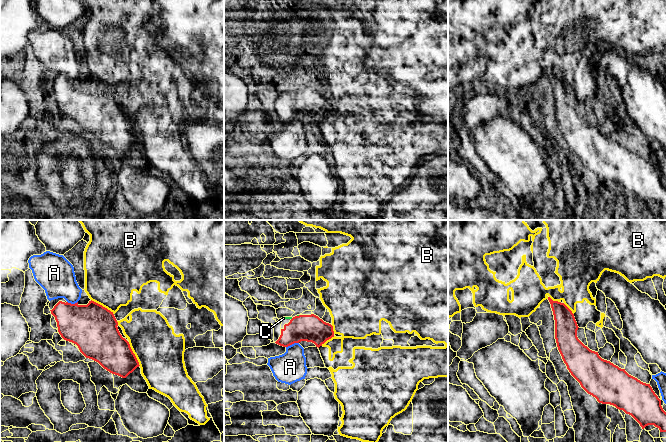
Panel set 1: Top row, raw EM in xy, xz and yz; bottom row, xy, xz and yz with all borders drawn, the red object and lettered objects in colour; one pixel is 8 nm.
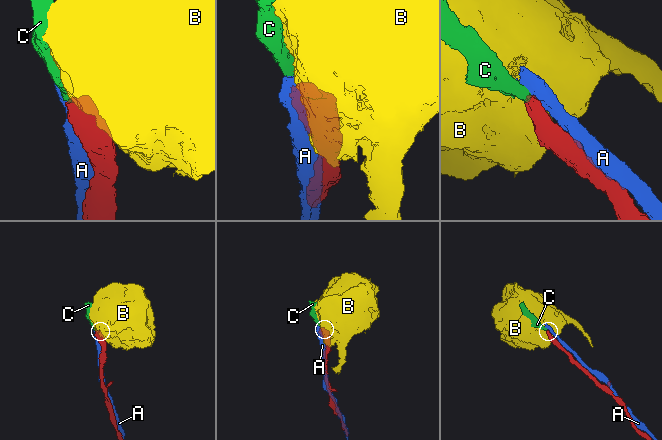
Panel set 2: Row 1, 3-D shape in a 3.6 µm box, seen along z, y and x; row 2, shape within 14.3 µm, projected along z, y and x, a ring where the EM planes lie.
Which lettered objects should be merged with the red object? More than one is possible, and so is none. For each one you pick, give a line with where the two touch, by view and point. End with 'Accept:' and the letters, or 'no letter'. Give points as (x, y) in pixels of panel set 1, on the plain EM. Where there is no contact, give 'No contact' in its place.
C: Touches red at xz (299, 91)
Accept: C

